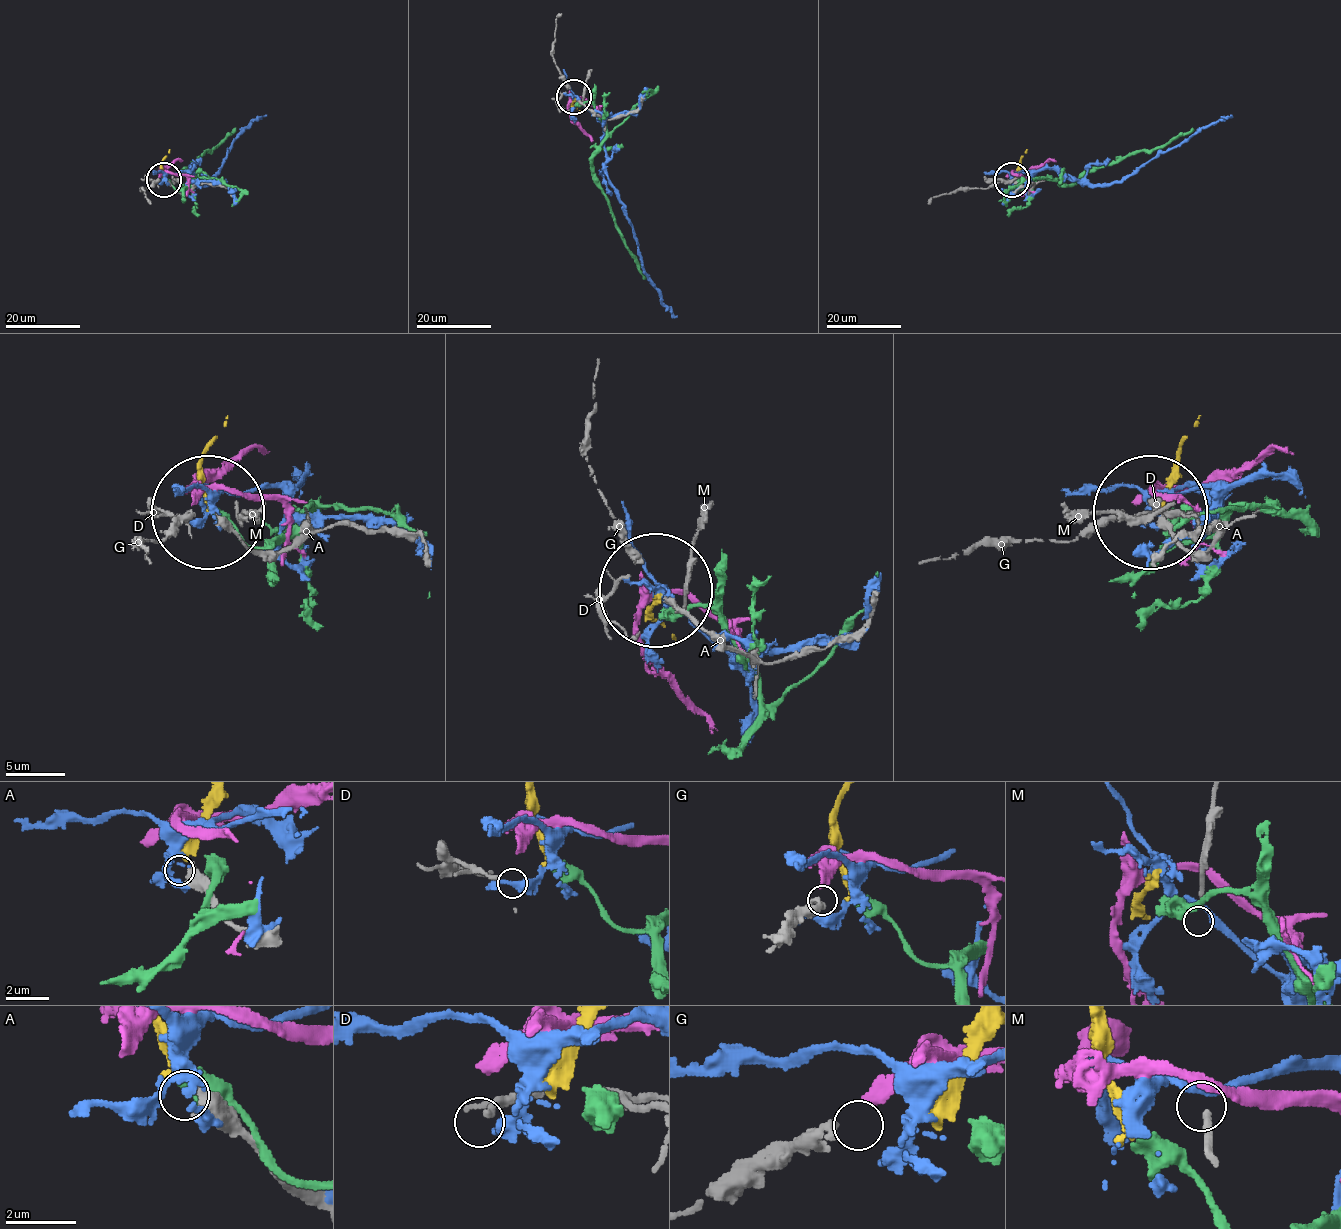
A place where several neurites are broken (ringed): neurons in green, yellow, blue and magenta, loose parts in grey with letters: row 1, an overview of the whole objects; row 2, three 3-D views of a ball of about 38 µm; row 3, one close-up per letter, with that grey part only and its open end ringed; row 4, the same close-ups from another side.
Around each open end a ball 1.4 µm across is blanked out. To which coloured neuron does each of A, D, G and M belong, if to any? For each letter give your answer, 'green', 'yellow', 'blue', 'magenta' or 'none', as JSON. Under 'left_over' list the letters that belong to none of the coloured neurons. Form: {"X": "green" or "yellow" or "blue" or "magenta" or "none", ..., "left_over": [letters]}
{"A": "yellow", "D": "none", "G": "magenta", "M": "none", "left_over": ["D", "M"]}

